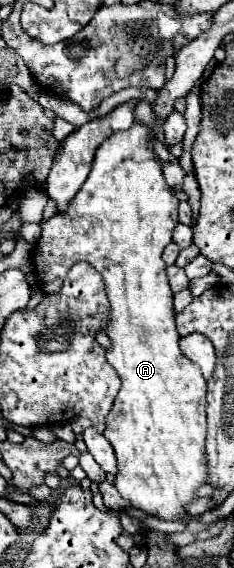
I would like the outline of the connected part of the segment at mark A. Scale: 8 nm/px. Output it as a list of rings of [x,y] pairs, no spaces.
[[[138,121],[128,131],[116,133],[100,145],[94,167],[68,209],[40,223],[42,235],[34,251],[34,269],[42,293],[60,291],[64,275],[76,261],[88,261],[104,277],[110,299],[108,337],[112,341],[106,359],[122,381],[104,431],[118,459],[114,485],[132,507],[164,521],[186,521],[184,505],[198,499],[196,489],[206,483],[206,379],[200,367],[188,361],[178,347],[180,335],[174,323],[172,291],[162,261],[162,251],[172,241],[172,231],[178,225],[178,199],[164,181],[152,143],[148,125]]]

